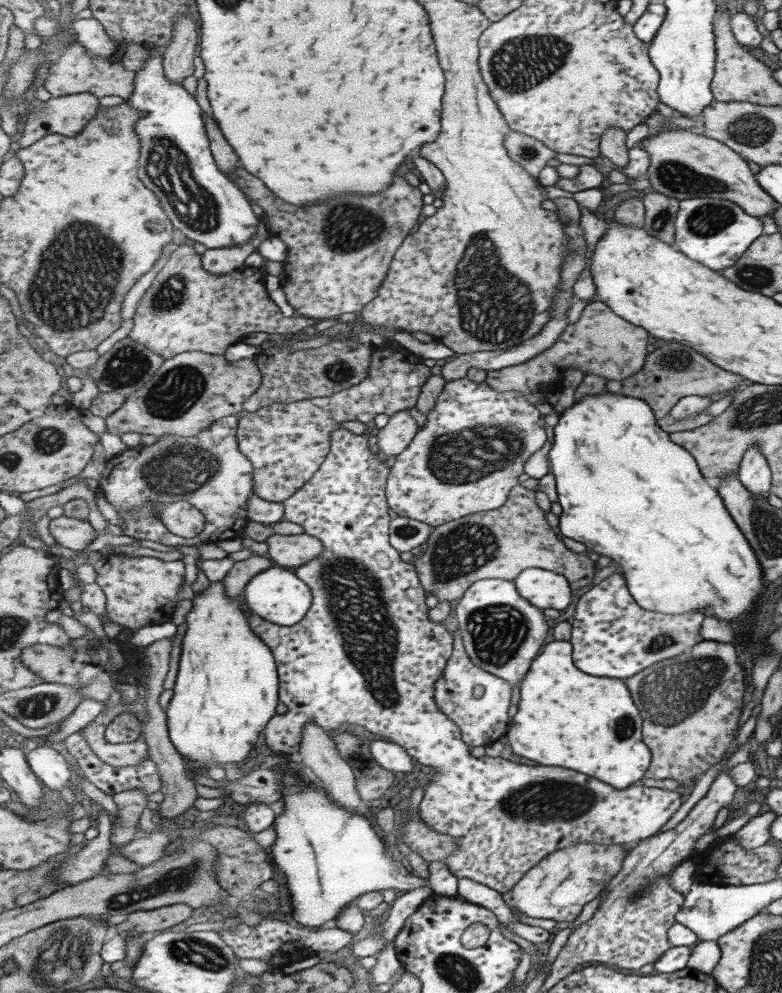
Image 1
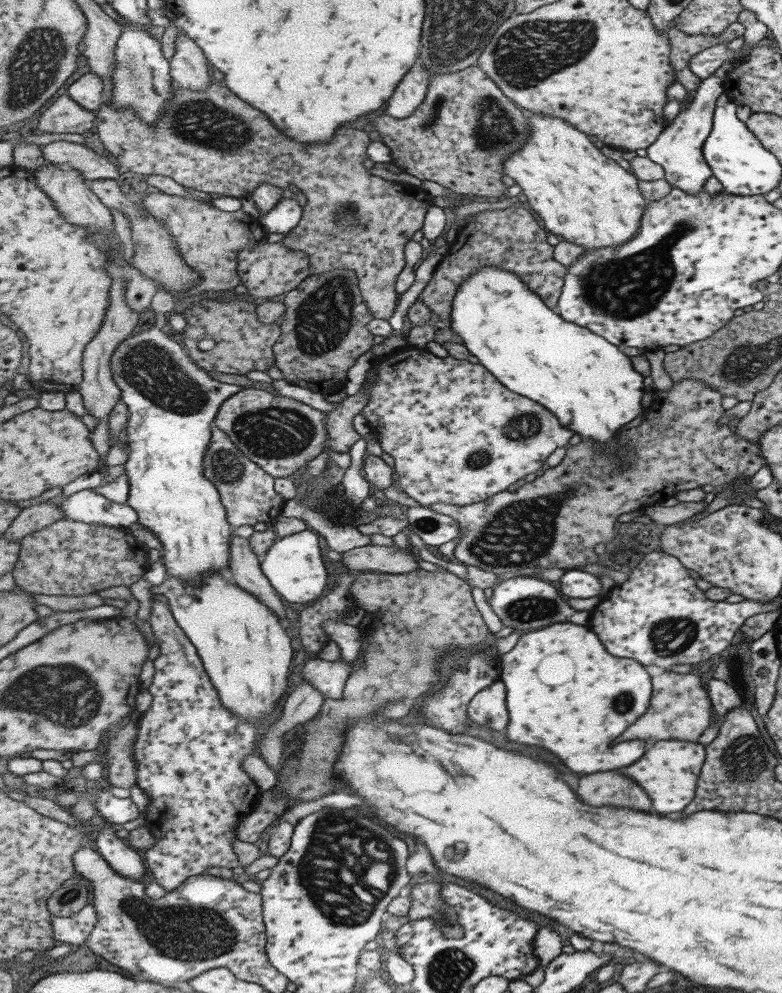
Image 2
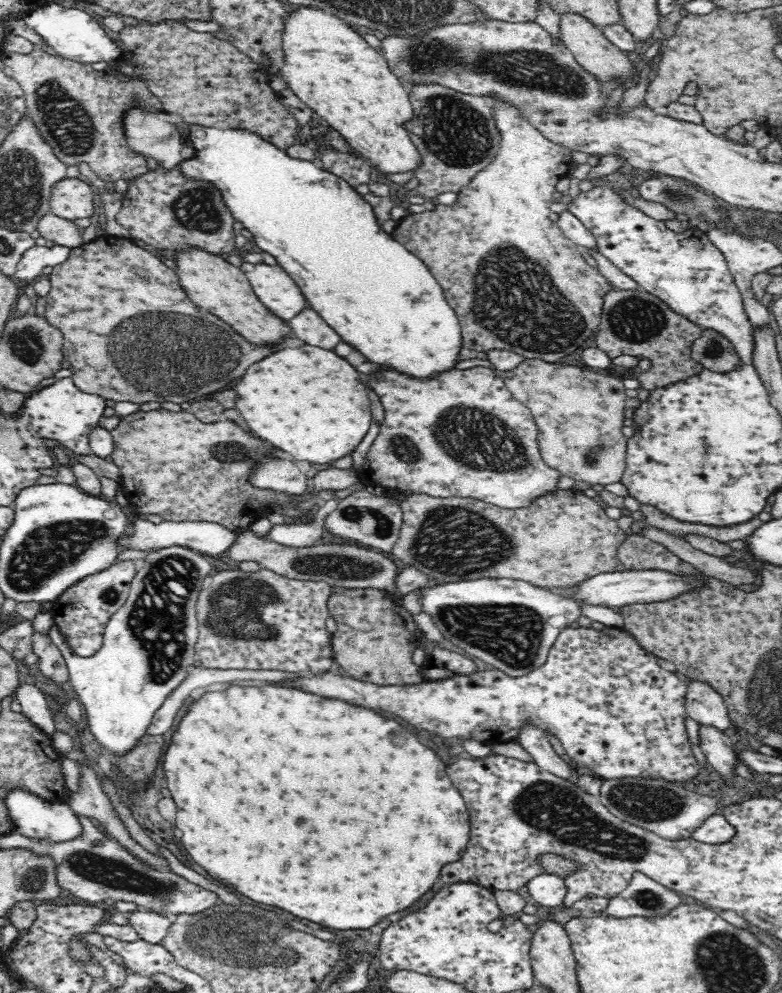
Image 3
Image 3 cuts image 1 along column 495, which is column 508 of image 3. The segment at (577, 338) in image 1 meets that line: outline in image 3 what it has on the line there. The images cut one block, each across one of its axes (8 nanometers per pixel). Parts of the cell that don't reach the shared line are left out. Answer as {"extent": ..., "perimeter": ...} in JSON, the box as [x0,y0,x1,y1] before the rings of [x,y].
{"extent":[500,360,628,484],"perimeter":[[[524,360],[510,372],[500,372],[506,390],[522,402],[538,422],[542,460],[558,474],[592,484],[620,482],[626,472],[628,438],[622,434],[628,404],[622,380],[596,374],[588,368]]]}

